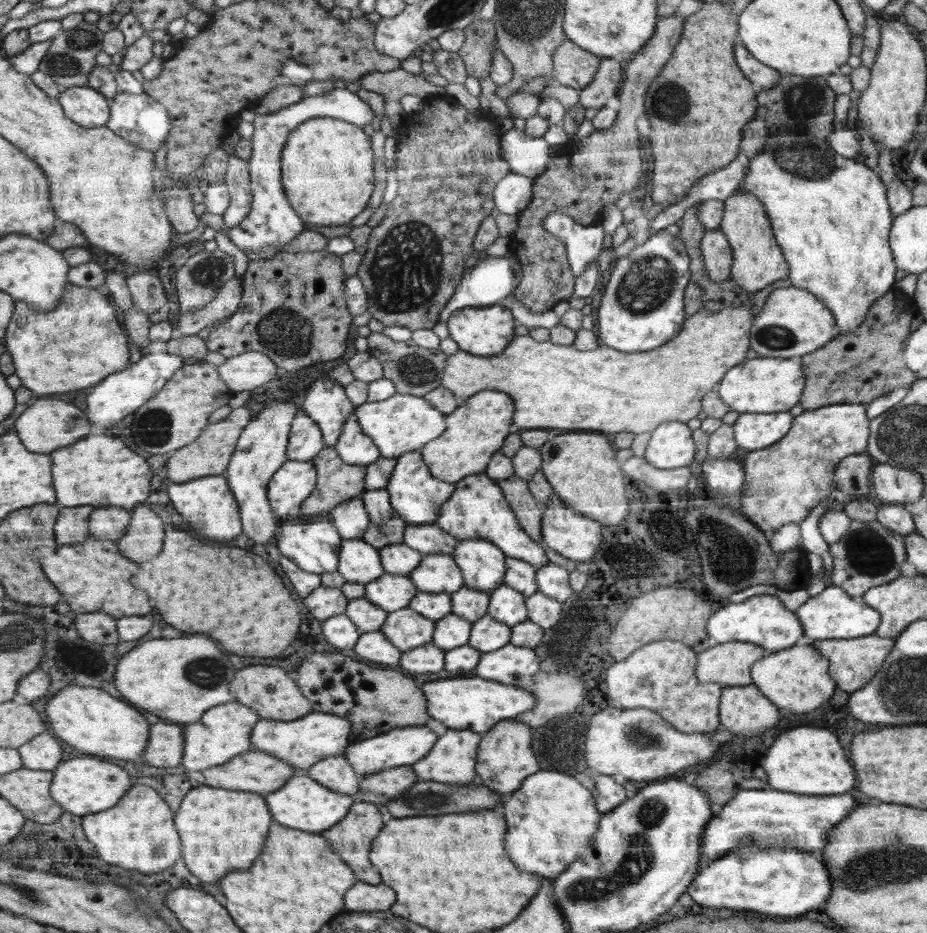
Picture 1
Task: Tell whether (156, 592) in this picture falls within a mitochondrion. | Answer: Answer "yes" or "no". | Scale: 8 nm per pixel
no

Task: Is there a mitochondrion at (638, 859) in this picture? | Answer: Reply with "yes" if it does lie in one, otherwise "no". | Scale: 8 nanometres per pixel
yes

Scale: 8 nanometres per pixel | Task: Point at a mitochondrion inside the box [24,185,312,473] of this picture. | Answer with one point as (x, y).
(155, 427)

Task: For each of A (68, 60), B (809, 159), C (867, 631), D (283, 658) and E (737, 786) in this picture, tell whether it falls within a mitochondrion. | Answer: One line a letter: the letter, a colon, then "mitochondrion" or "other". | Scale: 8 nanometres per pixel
A: mitochondrion
B: mitochondrion
C: other
D: other
E: other

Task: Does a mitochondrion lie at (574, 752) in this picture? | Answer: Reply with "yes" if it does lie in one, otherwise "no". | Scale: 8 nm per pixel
no

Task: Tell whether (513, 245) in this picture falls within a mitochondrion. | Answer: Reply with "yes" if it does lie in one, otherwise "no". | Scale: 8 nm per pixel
no

